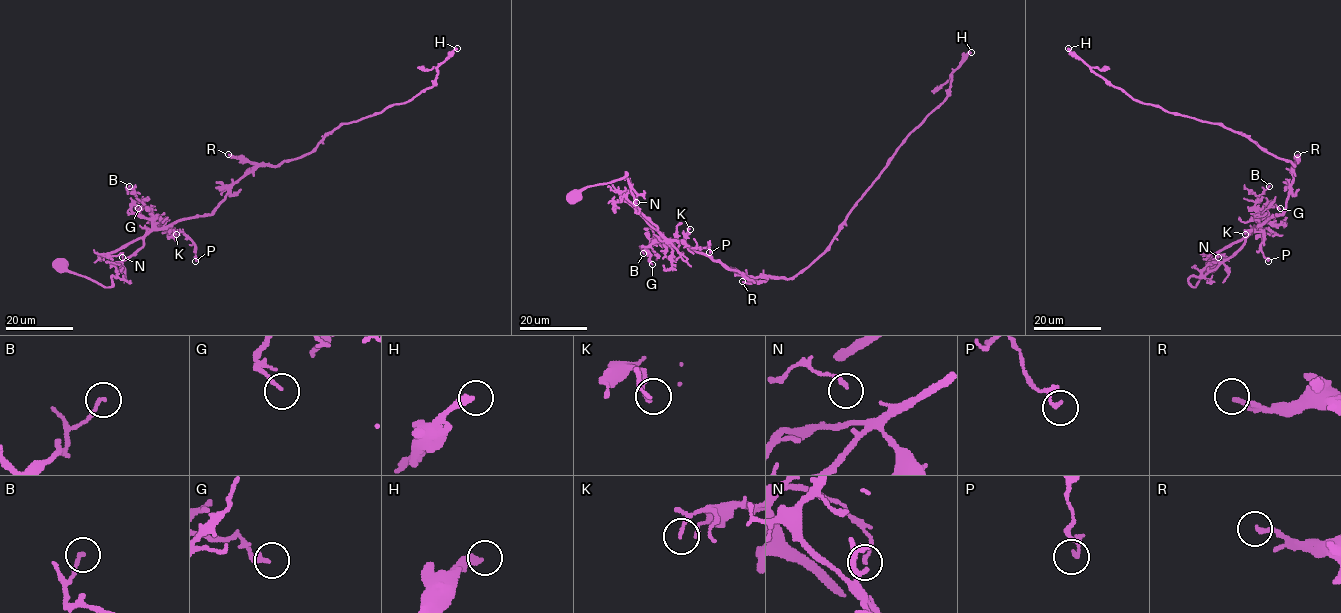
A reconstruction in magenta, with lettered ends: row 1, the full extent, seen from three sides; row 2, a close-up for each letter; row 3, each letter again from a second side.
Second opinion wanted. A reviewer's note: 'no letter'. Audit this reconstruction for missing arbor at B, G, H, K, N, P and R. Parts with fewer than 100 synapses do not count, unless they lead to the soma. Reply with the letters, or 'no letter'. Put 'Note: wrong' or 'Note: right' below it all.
no letter
Note: right

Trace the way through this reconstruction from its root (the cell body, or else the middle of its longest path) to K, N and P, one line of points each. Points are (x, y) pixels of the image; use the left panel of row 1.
K: (60, 265), (110, 287), (112, 276), (143, 245), (149, 232), (167, 229), (176, 234)
N: (60, 265), (110, 287), (112, 276), (143, 245), (143, 239), (138, 238), (108, 255), (122, 257)
P: (60, 265), (110, 287), (121, 263), (143, 245), (143, 238), (153, 229), (180, 230), (193, 243), (195, 261)

